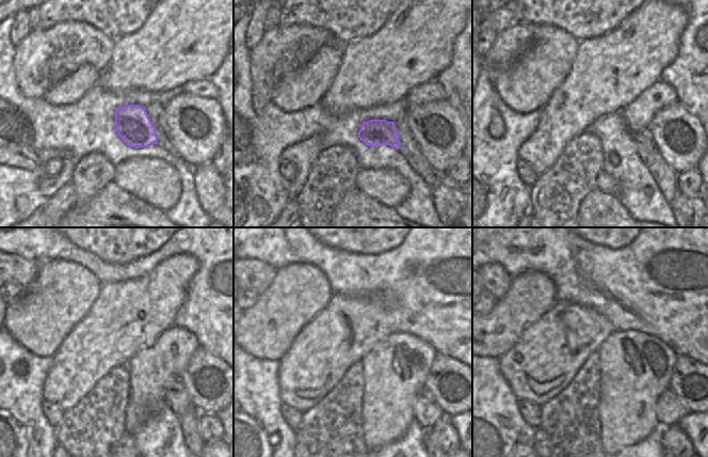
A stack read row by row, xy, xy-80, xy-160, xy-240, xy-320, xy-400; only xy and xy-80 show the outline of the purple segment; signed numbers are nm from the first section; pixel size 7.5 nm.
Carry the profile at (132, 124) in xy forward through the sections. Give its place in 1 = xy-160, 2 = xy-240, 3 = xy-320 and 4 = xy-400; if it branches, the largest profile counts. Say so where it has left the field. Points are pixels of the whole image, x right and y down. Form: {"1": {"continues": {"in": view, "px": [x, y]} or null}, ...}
{"1": {"continues": {"in": "xy-160", "px": [644, 144]}}, "2": {"continues": {"in": "xy-240", "px": [176, 396]}}, "3": {"continues": {"in": "xy-320", "px": [427, 411]}}, "4": {"continues": {"in": "xy-400", "px": [670, 410]}}}

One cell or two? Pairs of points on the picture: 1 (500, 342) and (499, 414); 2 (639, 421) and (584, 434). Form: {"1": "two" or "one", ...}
{"1": "two", "2": "two"}

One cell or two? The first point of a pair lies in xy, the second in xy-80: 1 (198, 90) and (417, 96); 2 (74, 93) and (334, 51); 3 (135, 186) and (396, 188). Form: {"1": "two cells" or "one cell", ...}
{"1": "one cell", "2": "one cell", "3": "one cell"}

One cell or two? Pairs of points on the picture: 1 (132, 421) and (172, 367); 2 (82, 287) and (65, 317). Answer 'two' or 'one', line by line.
1: one
2: one

